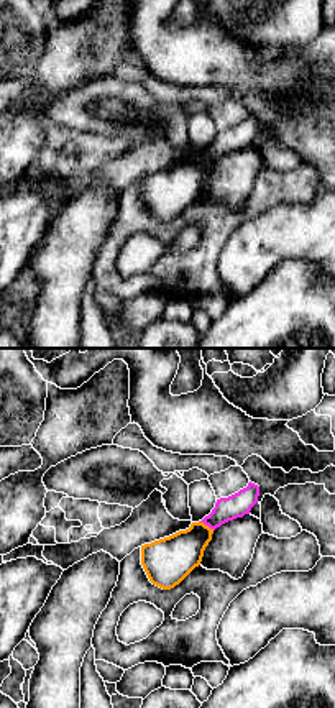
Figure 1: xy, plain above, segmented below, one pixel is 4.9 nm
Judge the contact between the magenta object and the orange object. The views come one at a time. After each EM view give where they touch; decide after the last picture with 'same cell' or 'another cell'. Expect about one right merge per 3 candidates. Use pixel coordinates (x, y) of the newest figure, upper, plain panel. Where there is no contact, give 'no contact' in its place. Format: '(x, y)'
(207, 156)

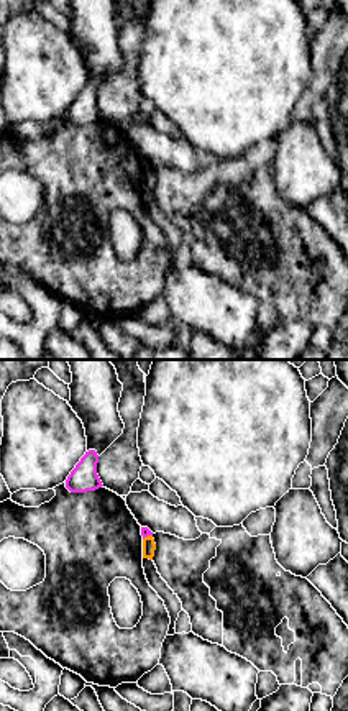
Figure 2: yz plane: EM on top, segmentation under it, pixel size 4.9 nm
(146, 168)

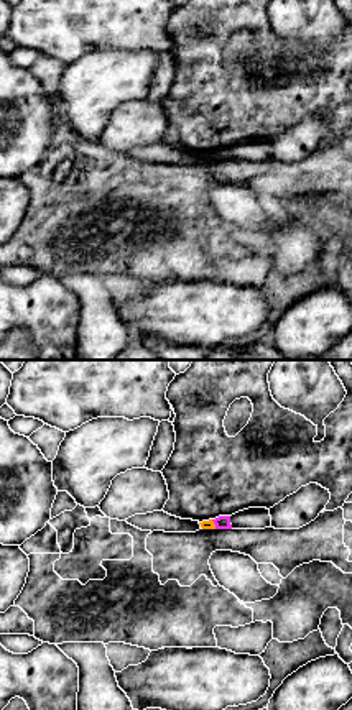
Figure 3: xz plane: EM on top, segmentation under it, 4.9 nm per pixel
(214, 155)

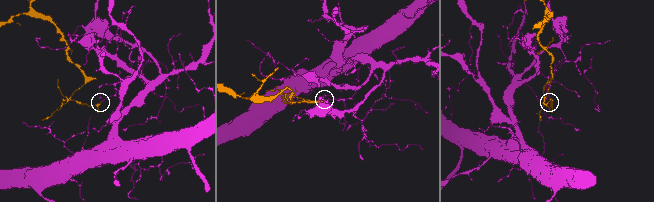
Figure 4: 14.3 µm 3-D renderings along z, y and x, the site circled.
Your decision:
another cell

